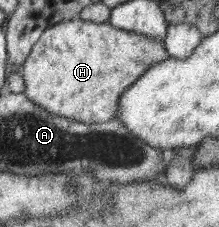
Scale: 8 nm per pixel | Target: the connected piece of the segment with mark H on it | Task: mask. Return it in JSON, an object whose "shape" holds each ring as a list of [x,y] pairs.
{"shape":[[[74,19],[43,30],[20,68],[25,94],[50,114],[84,124],[103,123],[117,116],[118,100],[153,64],[169,54],[162,39],[120,30],[106,23]]]}

